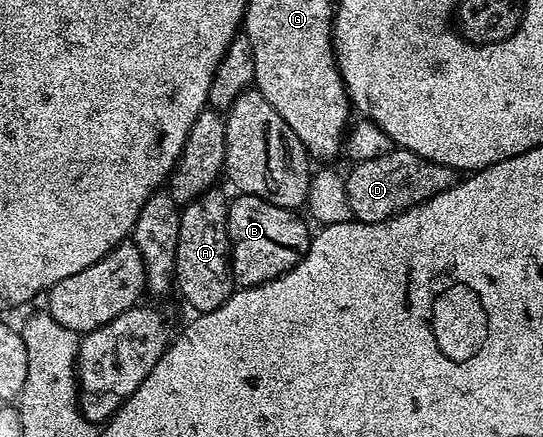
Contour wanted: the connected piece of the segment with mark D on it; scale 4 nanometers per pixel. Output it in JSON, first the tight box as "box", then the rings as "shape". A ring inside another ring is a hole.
{"box":[345,148,456,222],"shape":[[[395,148],[388,156],[376,160],[353,163],[349,168],[350,174],[345,175],[346,199],[351,215],[360,222],[383,222],[417,202],[427,202],[432,196],[452,188],[456,181],[456,172],[452,168],[401,148]]]}

